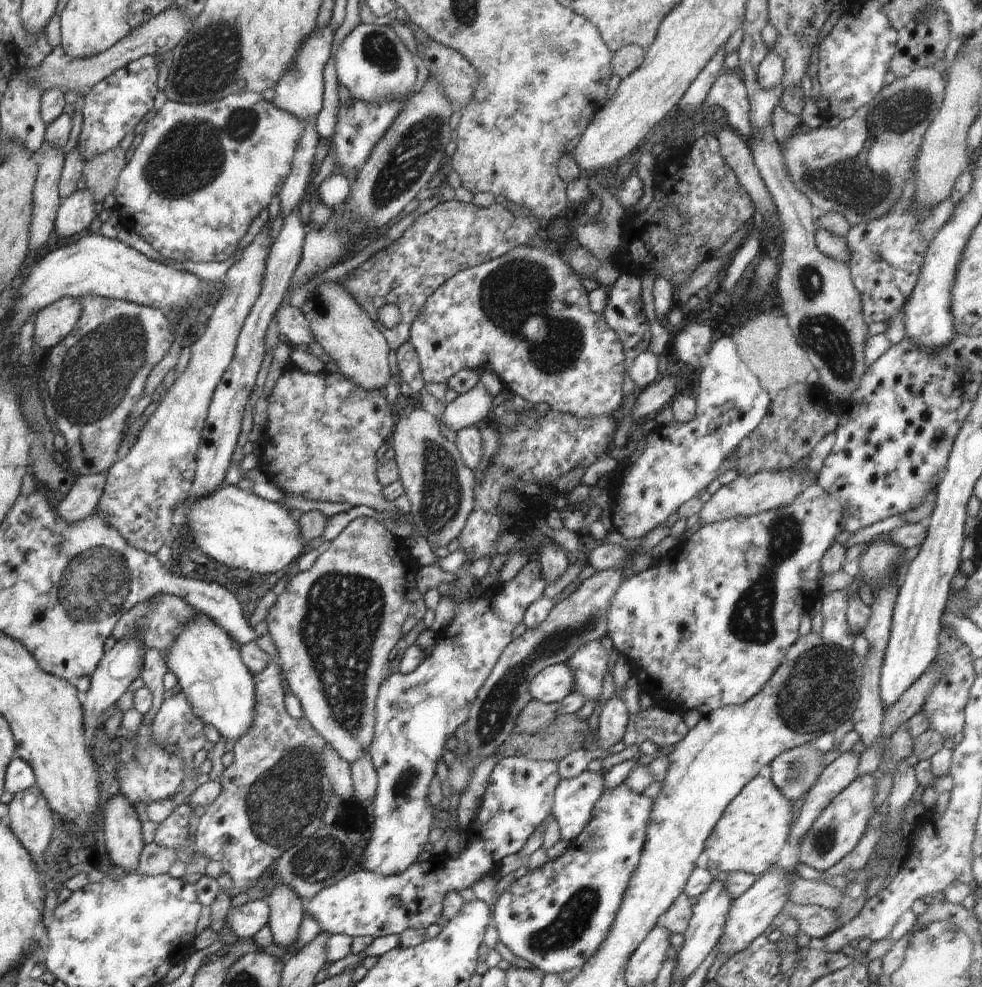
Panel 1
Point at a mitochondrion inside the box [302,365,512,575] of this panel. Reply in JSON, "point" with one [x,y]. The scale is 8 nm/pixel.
{"point":[441,489]}

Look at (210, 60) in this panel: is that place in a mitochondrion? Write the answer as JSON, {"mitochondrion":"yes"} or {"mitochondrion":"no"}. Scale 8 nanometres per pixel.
{"mitochondrion":"yes"}

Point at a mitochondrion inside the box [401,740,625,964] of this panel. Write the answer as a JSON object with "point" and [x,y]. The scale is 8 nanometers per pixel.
{"point":[565,931]}

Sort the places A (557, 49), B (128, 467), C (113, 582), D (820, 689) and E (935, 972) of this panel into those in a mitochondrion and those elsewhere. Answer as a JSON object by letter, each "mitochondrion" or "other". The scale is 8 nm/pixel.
{"A":"mitochondrion","B":"other","C":"mitochondrion","D":"mitochondrion","E":"mitochondrion"}

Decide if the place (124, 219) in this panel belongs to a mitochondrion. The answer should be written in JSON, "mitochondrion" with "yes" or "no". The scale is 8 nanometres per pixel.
{"mitochondrion":"no"}

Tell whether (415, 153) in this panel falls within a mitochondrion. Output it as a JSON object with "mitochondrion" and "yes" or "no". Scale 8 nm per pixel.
{"mitochondrion":"yes"}

